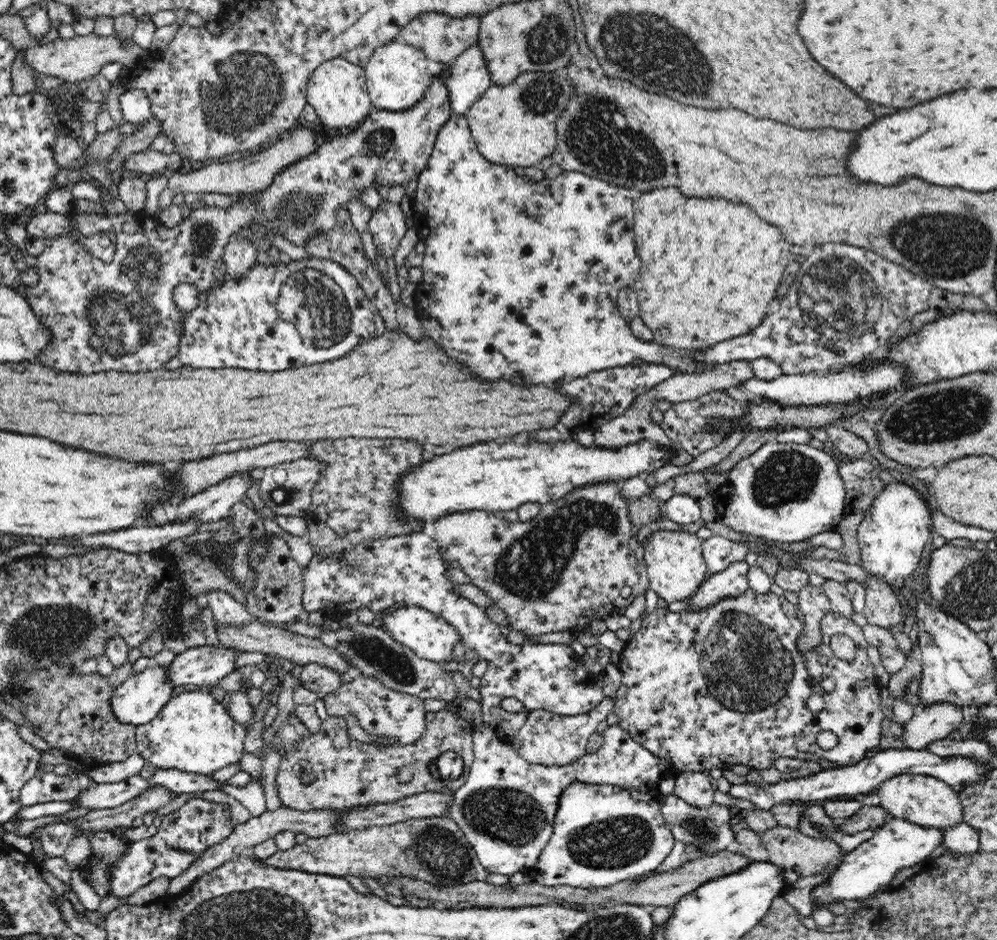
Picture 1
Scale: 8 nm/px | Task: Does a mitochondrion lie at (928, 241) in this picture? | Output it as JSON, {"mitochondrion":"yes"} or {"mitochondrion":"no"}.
{"mitochondrion":"yes"}

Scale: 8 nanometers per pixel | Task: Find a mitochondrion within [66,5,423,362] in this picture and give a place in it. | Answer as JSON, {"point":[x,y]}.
{"point":[246,93]}

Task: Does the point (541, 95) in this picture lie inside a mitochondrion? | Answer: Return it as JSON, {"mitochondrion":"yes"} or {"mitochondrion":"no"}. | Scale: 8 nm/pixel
{"mitochondrion":"yes"}

